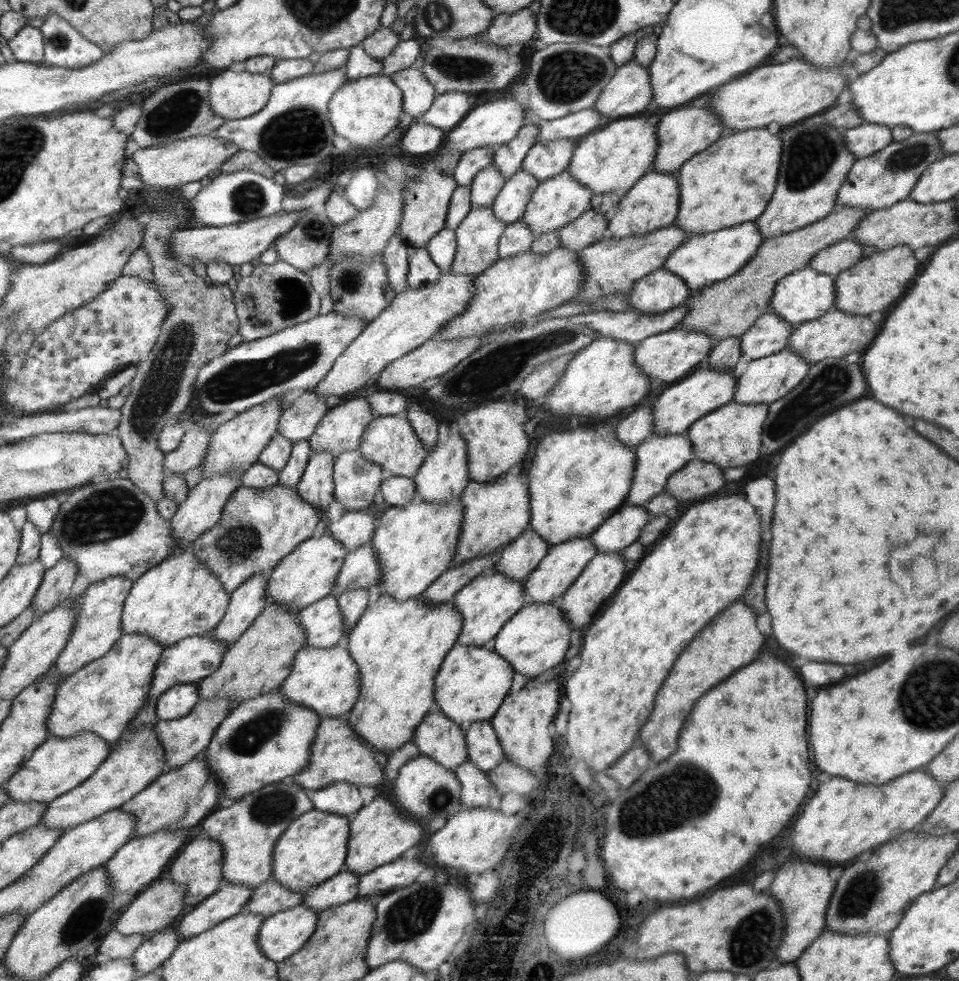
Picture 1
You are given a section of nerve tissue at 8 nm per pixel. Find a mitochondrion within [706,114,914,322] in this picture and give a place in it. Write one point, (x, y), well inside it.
(812, 154)

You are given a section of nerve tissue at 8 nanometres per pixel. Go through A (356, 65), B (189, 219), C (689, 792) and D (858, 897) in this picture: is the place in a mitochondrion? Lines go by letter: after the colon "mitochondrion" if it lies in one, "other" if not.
A: other
B: other
C: mitochondrion
D: mitochondrion

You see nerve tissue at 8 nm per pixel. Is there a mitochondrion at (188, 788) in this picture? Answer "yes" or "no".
no

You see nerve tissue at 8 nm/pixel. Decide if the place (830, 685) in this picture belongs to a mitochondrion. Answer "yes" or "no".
no

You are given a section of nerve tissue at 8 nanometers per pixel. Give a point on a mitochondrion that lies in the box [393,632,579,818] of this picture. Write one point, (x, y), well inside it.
(441, 798)

